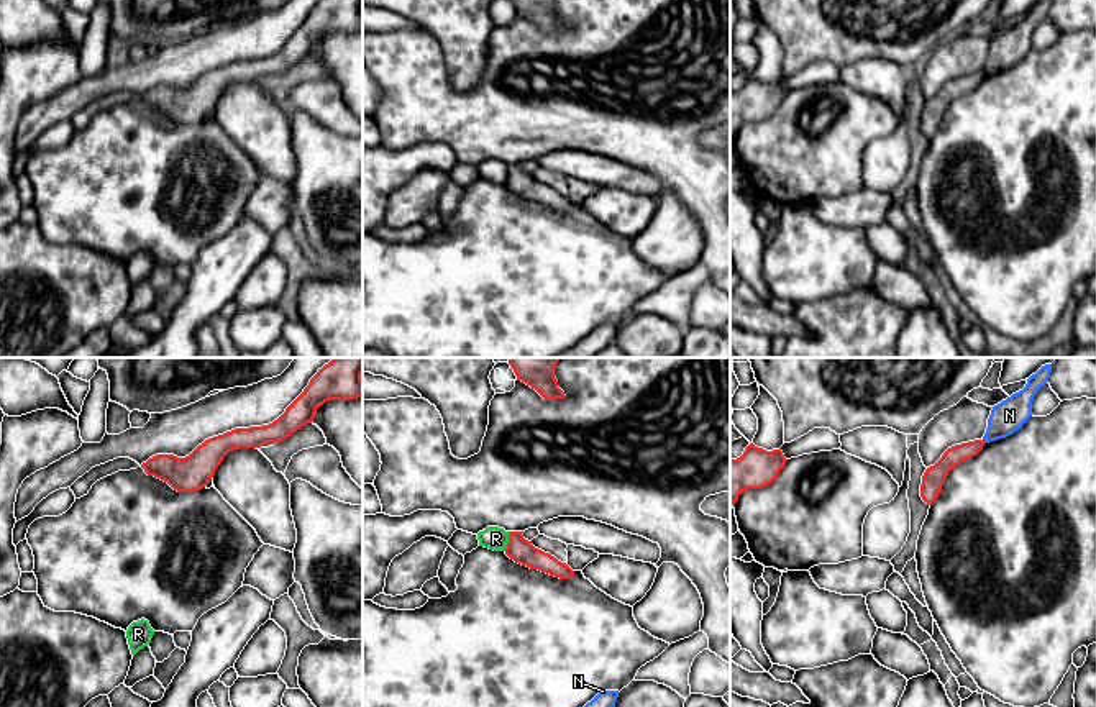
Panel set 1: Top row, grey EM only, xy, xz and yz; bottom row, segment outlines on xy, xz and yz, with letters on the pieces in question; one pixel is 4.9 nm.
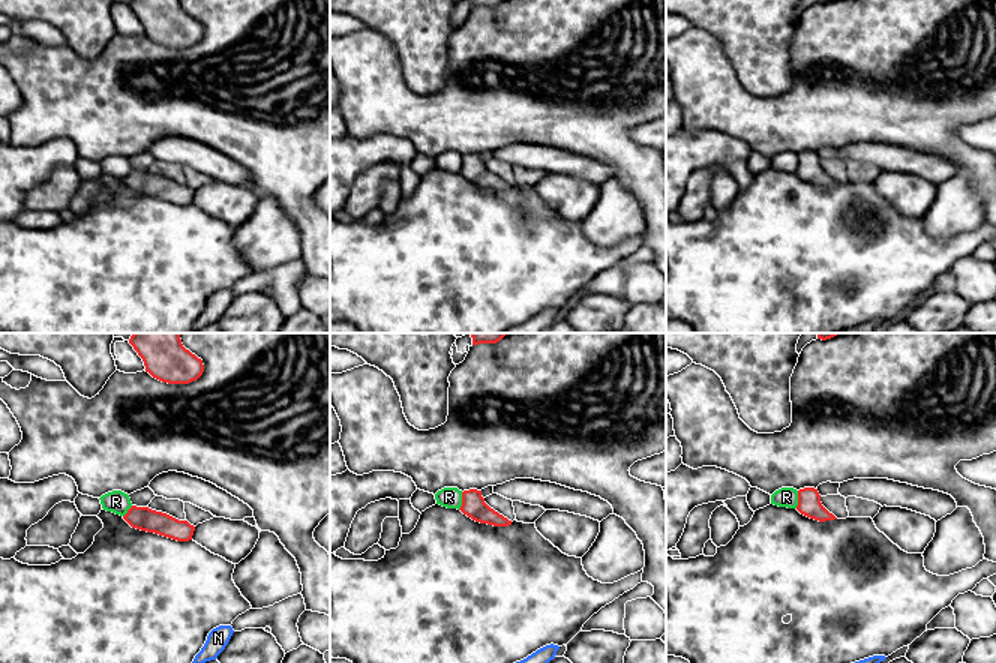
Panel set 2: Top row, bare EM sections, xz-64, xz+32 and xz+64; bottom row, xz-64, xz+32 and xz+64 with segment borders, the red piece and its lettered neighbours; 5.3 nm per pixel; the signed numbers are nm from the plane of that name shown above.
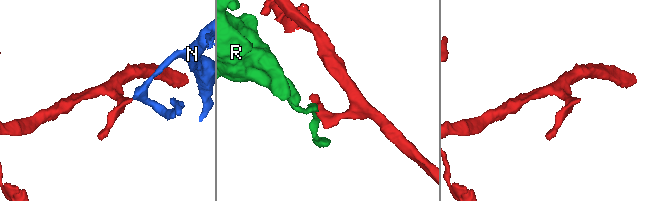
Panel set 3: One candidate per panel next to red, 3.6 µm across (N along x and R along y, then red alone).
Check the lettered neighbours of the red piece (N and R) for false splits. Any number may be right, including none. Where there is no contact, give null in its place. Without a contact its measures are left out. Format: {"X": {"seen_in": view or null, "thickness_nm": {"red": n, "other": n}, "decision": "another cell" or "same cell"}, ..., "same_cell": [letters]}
{"N": {"seen_in": null, "decision": "another cell"}, "R": {"seen_in": "xz", "thickness_nm": {"red": 120, "other": 120}, "decision": "another cell"}, "same_cell": []}

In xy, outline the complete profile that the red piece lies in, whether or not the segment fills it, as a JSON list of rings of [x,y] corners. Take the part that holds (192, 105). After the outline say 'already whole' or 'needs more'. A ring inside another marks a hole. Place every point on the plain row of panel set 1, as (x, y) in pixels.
[[[322,0],[304,25],[269,57],[235,61],[205,72],[189,89],[156,87],[141,97],[148,108],[167,115],[177,125],[203,121],[223,90],[240,80],[261,80],[281,75],[312,56],[317,41],[328,33],[363,30],[363,0]]]; already whole

